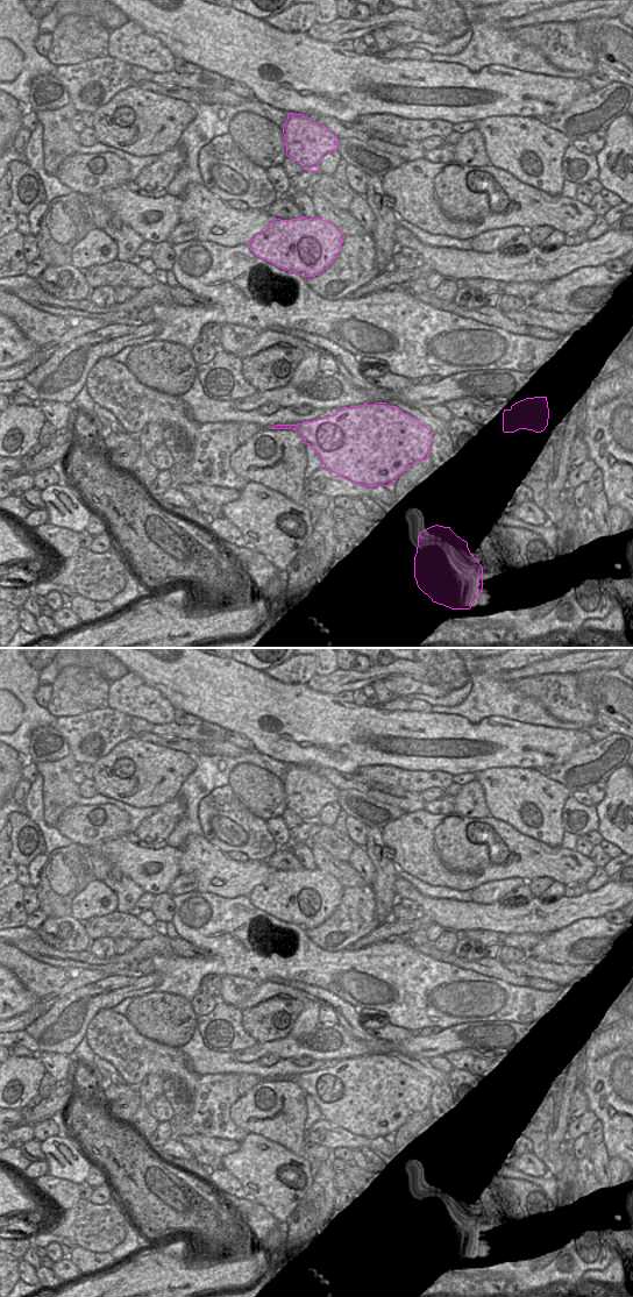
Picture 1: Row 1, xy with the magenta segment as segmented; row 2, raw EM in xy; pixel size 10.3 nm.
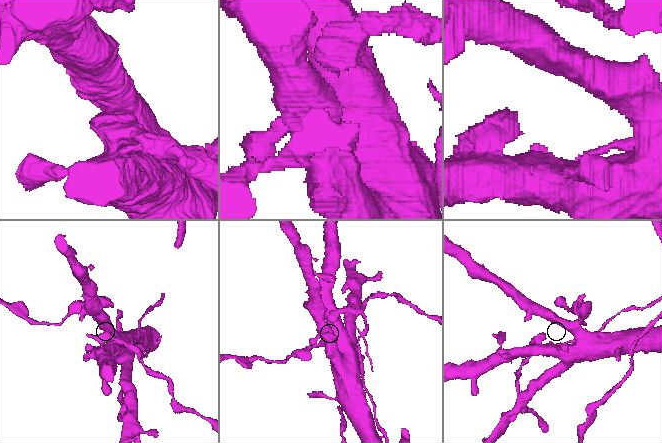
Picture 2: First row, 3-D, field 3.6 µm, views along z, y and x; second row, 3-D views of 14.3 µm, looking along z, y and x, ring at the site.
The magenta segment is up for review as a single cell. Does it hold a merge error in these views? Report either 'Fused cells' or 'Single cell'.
Fused cells.

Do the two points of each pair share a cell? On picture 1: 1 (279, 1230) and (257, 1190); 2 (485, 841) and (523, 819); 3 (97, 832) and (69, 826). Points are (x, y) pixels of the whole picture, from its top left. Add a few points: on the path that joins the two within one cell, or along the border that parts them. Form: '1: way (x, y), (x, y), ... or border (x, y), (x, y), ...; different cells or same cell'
1: border (278, 1221), (286, 1223); different cells
2: border (489, 814), (509, 822), (518, 831), (534, 839); different cells
3: way (90, 826), (76, 826); same cell

